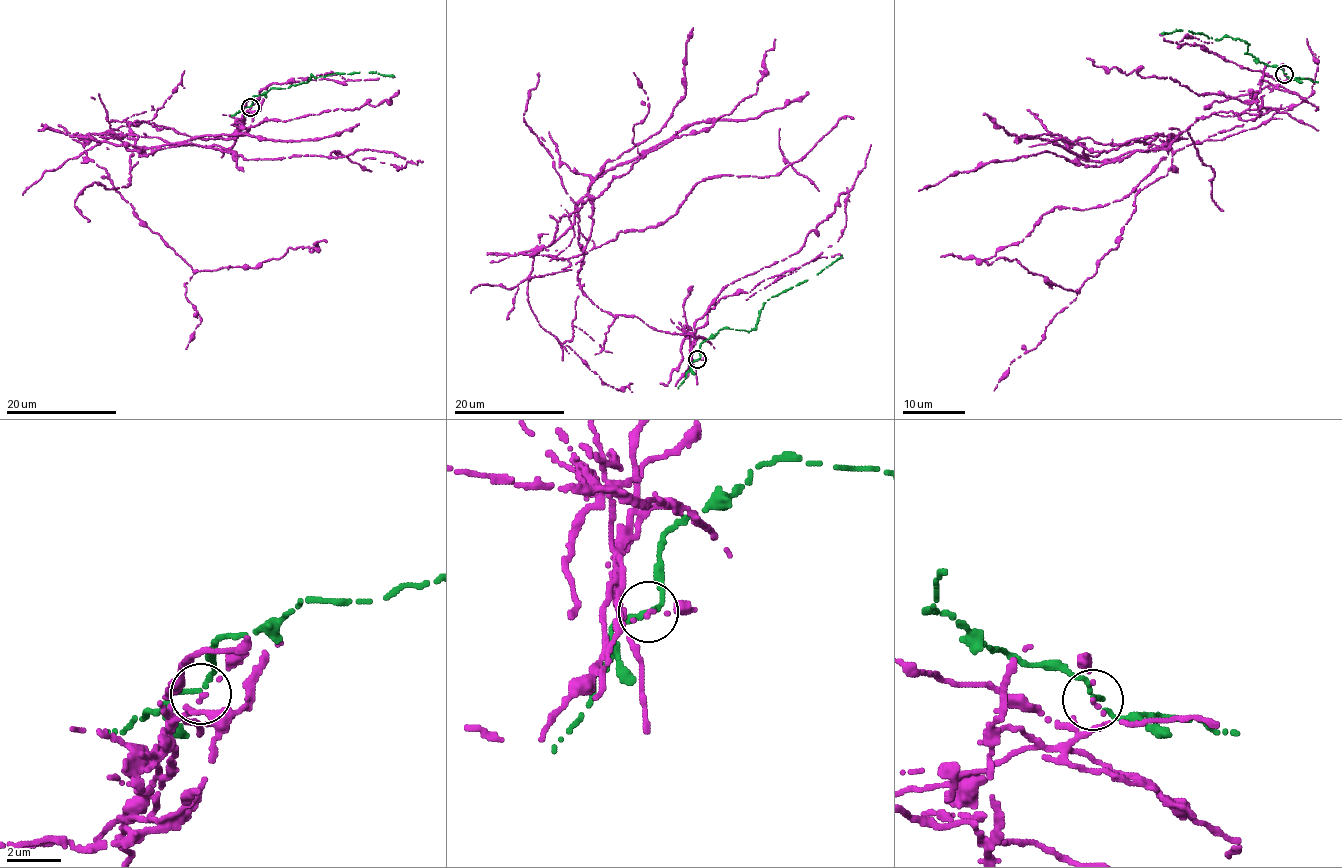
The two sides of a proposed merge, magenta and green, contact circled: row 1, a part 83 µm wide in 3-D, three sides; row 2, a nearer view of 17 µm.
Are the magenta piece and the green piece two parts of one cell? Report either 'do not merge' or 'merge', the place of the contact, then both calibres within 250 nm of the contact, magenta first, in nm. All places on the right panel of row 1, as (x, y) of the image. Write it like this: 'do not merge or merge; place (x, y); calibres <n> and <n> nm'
do not merge; place (1284, 74); calibres 160 and 180 nm

